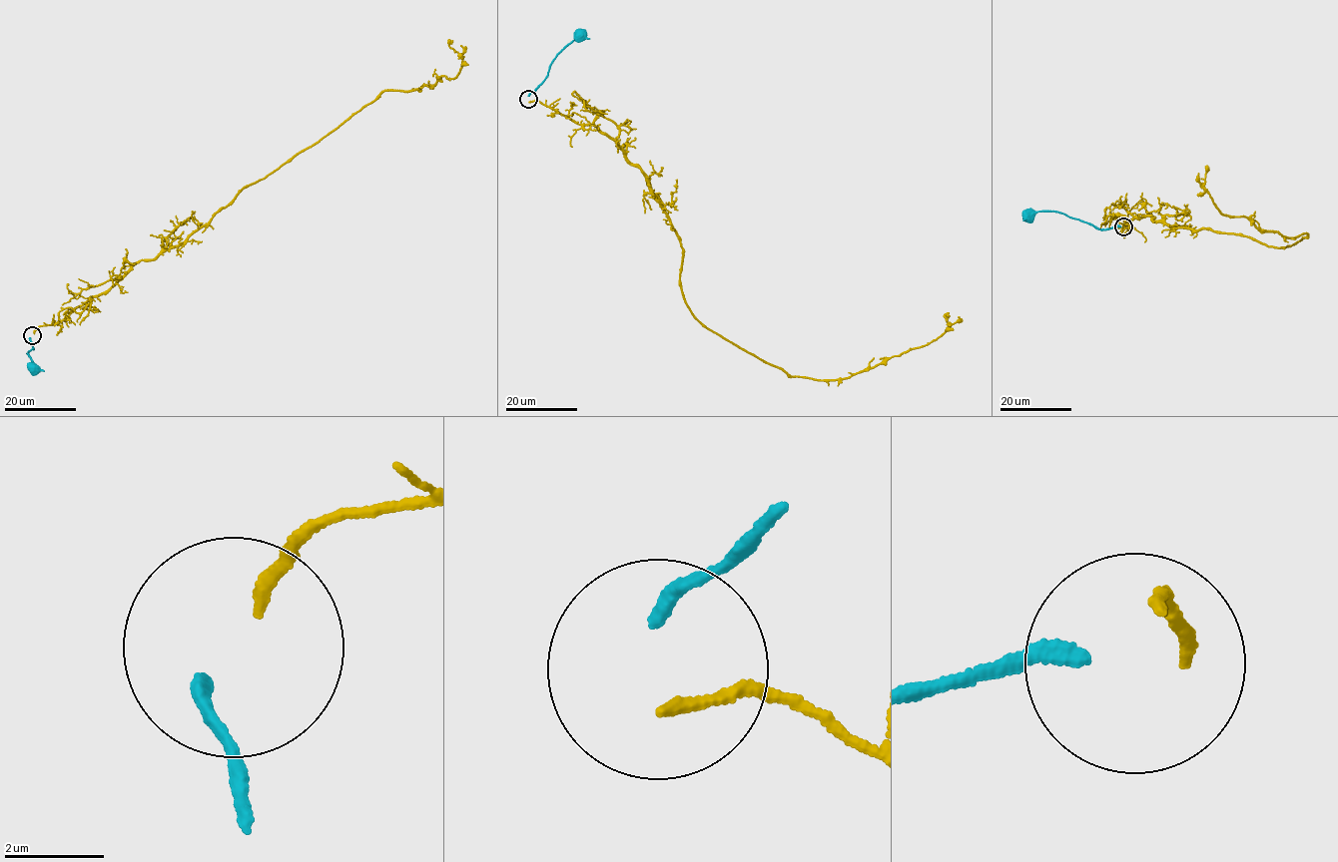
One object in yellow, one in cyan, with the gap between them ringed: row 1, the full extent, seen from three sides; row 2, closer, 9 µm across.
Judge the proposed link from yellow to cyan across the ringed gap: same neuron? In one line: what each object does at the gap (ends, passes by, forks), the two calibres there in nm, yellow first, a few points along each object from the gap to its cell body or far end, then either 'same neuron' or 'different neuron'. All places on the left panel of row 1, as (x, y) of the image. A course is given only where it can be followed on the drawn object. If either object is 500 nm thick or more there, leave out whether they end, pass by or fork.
yellow ends there; cyan ends there; 260 nm thick on the yellow side, 320 nm on the other; yellow runs (34, 333), (178, 245), (386, 91), (456, 76), (462, 57), (449, 41); cyan runs (30, 337), (33, 348), (27, 353), (33, 368); same neuron

